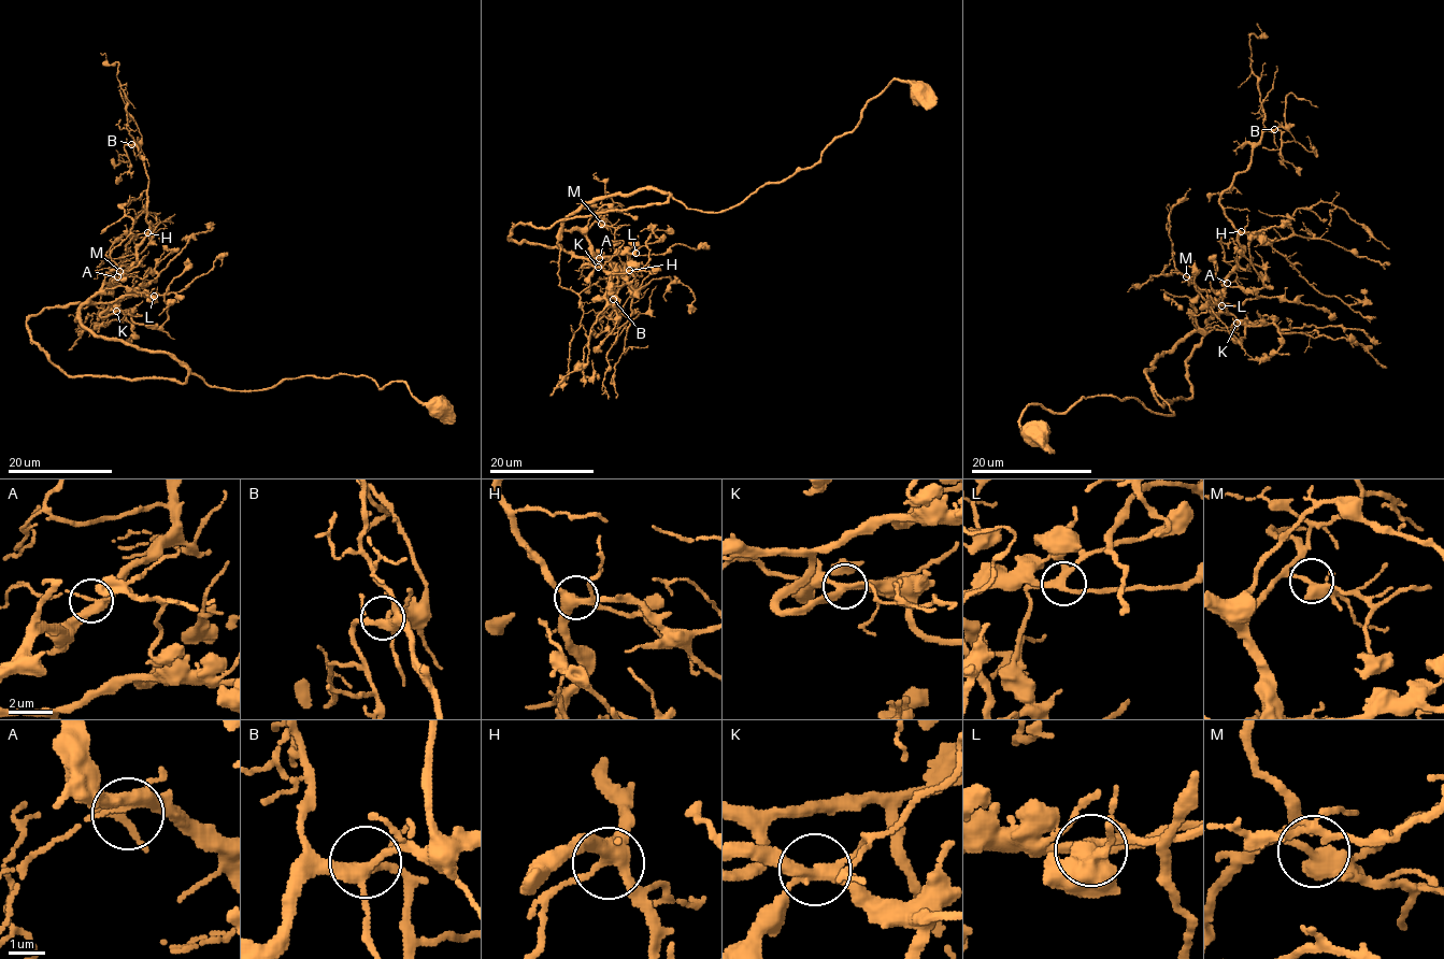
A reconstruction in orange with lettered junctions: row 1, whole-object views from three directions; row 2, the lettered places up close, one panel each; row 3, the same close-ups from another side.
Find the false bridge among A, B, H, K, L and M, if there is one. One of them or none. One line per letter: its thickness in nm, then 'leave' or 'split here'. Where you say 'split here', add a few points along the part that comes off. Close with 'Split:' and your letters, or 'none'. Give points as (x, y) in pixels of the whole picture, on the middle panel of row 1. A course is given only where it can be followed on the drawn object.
A: calibre 280 nm; leave
B: calibre 320 nm; leave
H: calibre 400 nm; leave
K: calibre 280 nm; leave
L: calibre 260 nm; leave
M: calibre 300 nm; leave
Split: none

